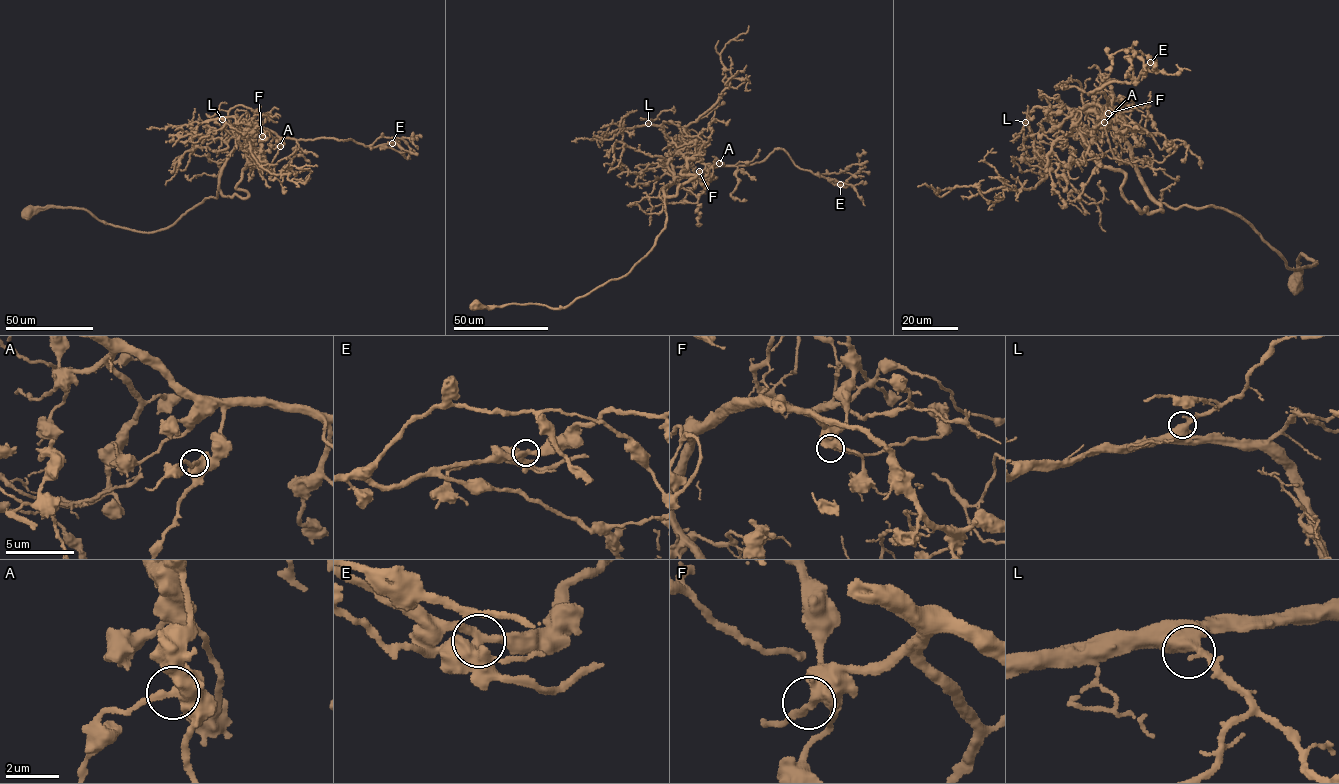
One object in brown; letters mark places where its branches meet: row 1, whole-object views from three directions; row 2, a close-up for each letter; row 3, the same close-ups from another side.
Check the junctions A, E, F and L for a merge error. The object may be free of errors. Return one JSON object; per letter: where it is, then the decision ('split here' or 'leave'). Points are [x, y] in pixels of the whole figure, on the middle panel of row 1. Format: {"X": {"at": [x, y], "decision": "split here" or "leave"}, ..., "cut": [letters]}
{"A": {"at": [719, 163], "decision": "leave"}, "E": {"at": [840, 184], "decision": "split here"}, "F": {"at": [699, 171], "decision": "leave"}, "L": {"at": [648, 123], "decision": "leave"}, "cut": ["E"]}

